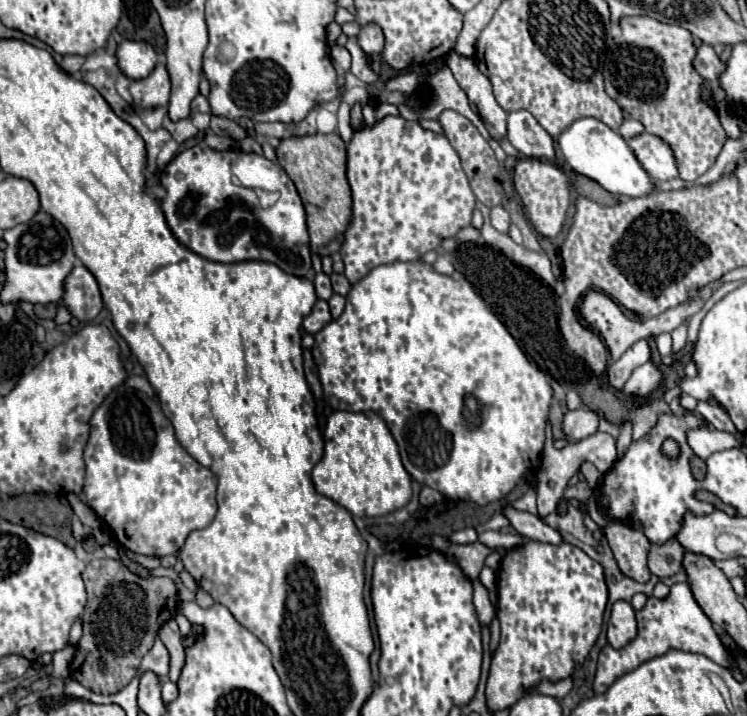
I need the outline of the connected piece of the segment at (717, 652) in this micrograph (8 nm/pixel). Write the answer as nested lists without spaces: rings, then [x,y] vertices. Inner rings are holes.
[[[675,583],[671,587],[669,597],[665,599],[655,599],[649,597],[647,605],[637,611],[637,637],[627,643],[621,649],[613,649],[611,645],[605,645],[599,653],[597,659],[597,673],[595,673],[595,683],[593,683],[593,691],[595,693],[603,693],[617,677],[633,671],[635,667],[639,667],[641,663],[659,657],[663,653],[667,653],[669,649],[679,649],[679,651],[691,651],[691,653],[701,653],[709,659],[713,659],[717,665],[729,667],[727,661],[727,651],[721,645],[709,617],[703,613],[703,609],[697,605],[693,593],[691,593],[691,585],[689,583]]]

